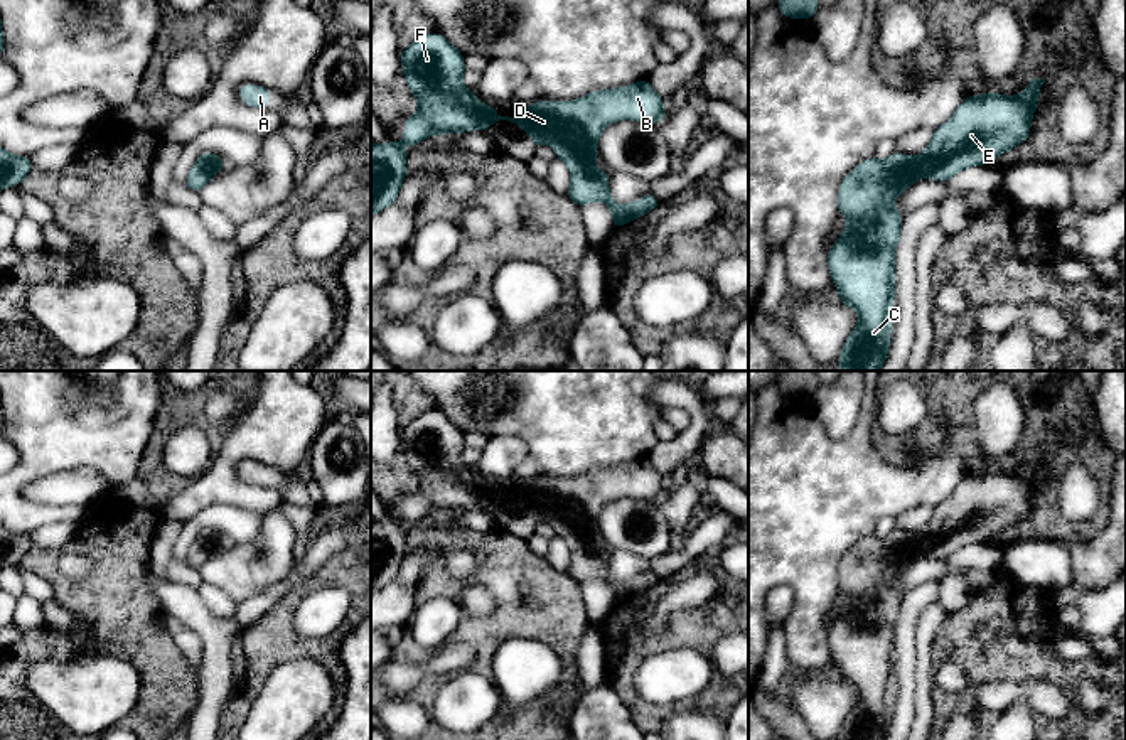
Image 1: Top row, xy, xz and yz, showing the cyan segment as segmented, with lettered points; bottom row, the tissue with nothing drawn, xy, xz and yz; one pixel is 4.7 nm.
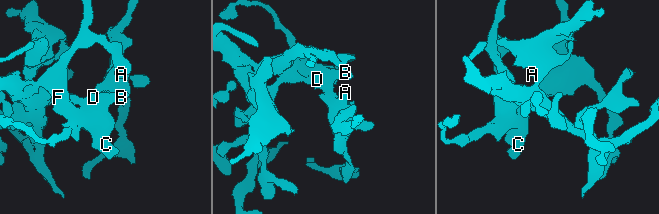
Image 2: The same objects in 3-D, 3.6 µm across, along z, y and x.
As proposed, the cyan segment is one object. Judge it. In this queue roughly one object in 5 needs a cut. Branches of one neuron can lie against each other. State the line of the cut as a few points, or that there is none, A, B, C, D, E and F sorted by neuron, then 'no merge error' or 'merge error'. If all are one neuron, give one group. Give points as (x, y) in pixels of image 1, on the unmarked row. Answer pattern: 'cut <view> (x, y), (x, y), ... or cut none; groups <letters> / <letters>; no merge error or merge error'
cut none; groups A B C D E F; no merge error

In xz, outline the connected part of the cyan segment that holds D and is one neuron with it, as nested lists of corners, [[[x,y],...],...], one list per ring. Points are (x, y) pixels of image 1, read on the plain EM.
[[[425,411],[403,426],[401,450],[418,479],[418,489],[405,496],[406,523],[418,523],[437,511],[487,507],[496,497],[507,497],[531,512],[534,526],[544,521],[555,526],[571,550],[566,575],[578,585],[602,578],[612,590],[614,607],[661,582],[647,571],[617,583],[609,568],[609,551],[593,543],[598,514],[609,501],[659,501],[666,494],[662,475],[647,457],[593,469],[573,479],[534,479],[521,494],[509,496],[479,480],[475,470],[464,464],[464,432],[442,411]]]

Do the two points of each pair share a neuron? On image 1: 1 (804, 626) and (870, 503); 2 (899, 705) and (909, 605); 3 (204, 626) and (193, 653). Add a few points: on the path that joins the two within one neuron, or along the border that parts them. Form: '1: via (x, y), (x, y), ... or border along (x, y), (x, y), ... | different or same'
1: via (813, 595), (813, 560), (840, 533) | same
2: via (904, 680), (906, 631) | same
3: border along (166, 616), (179, 619), (199, 638), (199, 675) | different

